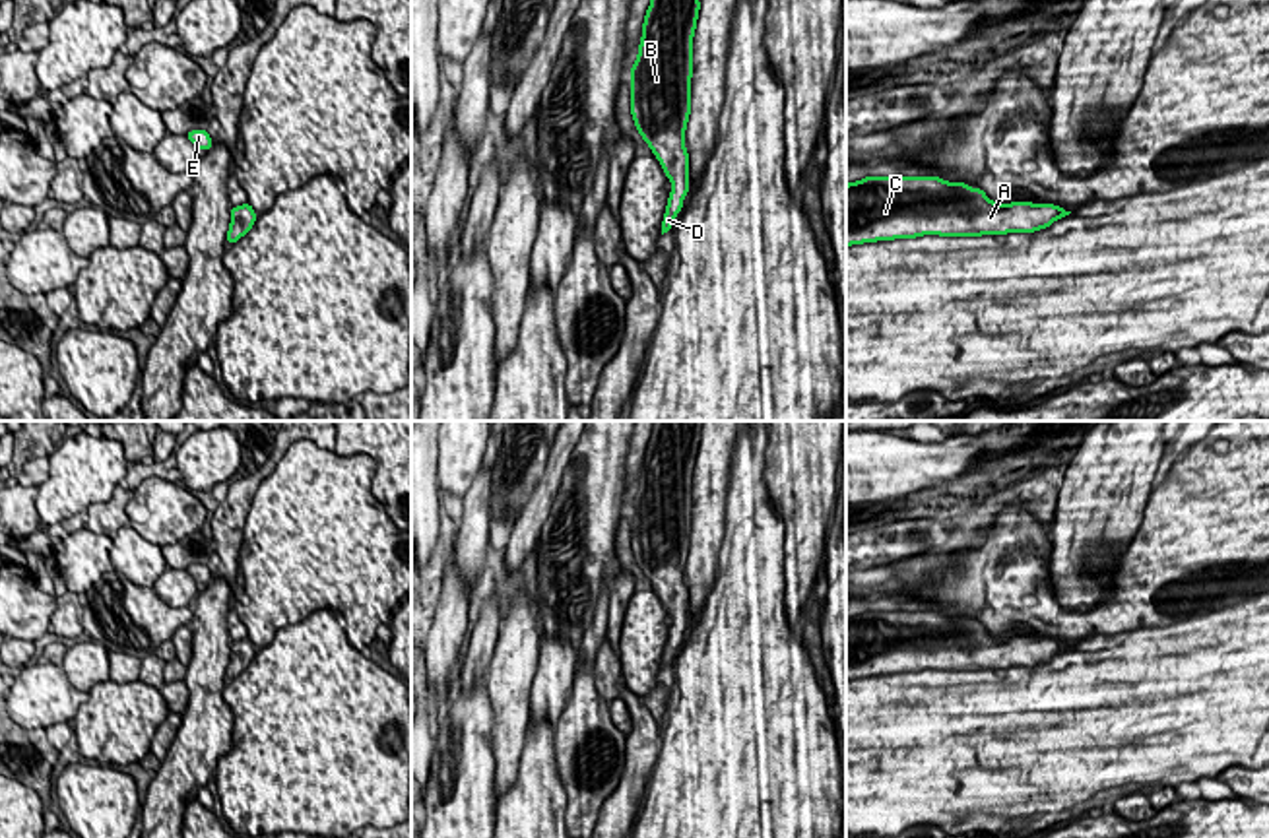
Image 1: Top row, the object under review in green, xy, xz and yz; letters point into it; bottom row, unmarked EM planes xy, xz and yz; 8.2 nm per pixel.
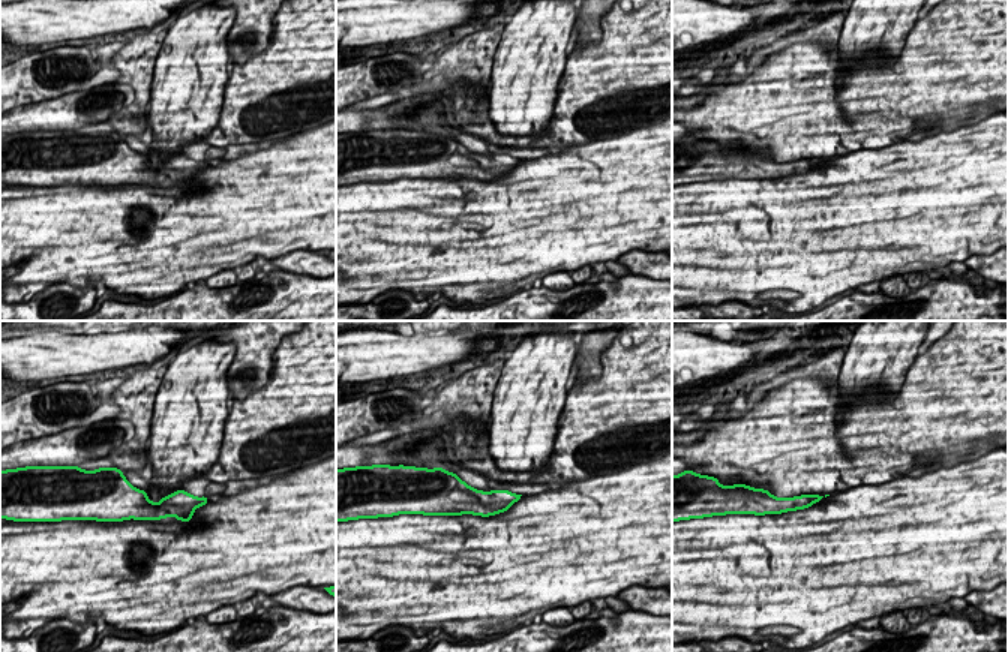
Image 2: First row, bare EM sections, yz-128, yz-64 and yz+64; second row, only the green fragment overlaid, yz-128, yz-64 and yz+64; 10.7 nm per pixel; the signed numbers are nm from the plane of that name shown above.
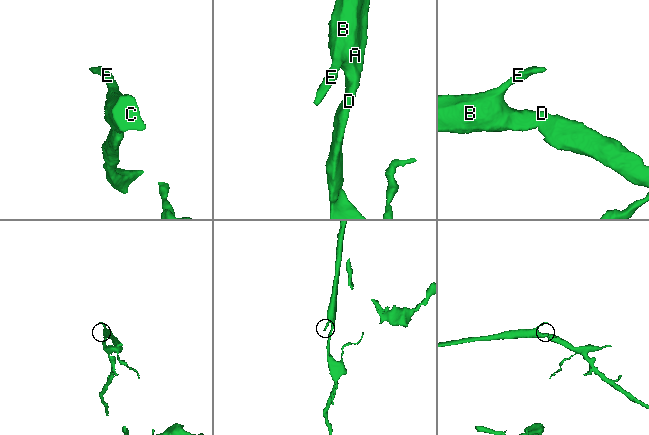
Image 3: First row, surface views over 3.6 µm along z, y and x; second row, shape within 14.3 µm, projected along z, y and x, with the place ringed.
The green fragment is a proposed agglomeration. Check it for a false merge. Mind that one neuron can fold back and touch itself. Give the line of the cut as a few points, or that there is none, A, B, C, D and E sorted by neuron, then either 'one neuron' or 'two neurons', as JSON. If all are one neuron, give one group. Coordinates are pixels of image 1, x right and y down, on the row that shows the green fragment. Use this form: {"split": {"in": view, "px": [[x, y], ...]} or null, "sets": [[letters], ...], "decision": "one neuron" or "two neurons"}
{"split": null, "sets": [["A", "B", "C", "D", "E"]], "decision": "one neuron"}

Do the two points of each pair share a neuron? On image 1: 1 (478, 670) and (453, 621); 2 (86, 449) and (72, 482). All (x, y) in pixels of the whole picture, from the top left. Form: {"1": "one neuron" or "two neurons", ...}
{"1": "two neurons", "2": "one neuron"}

